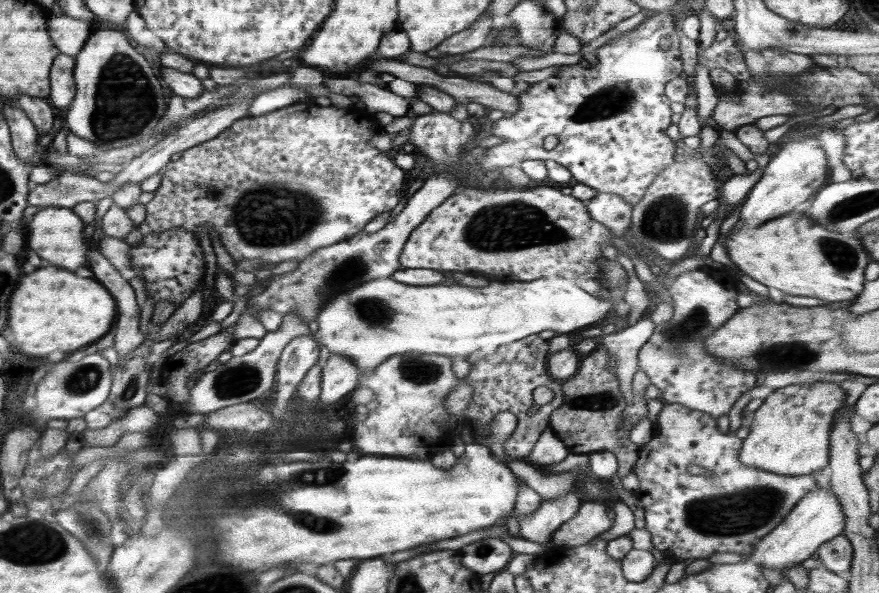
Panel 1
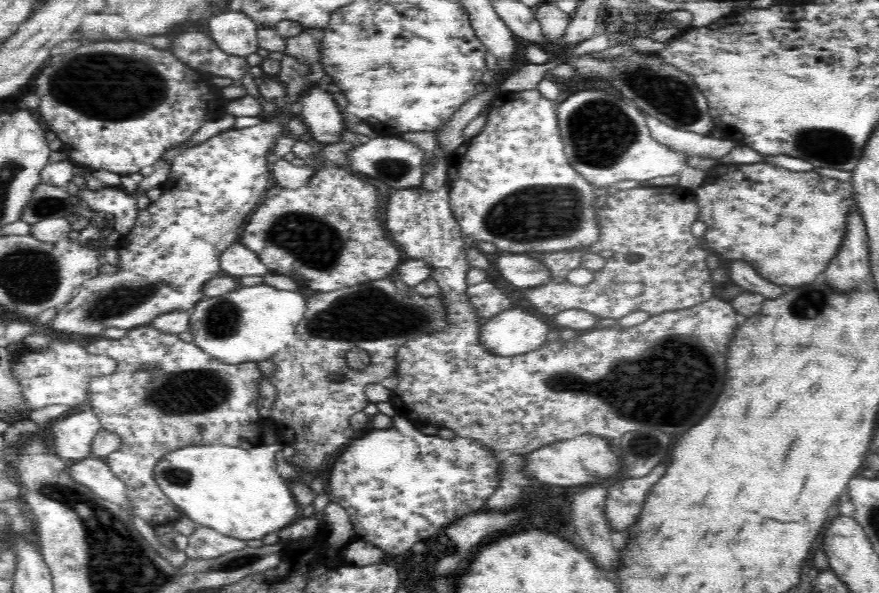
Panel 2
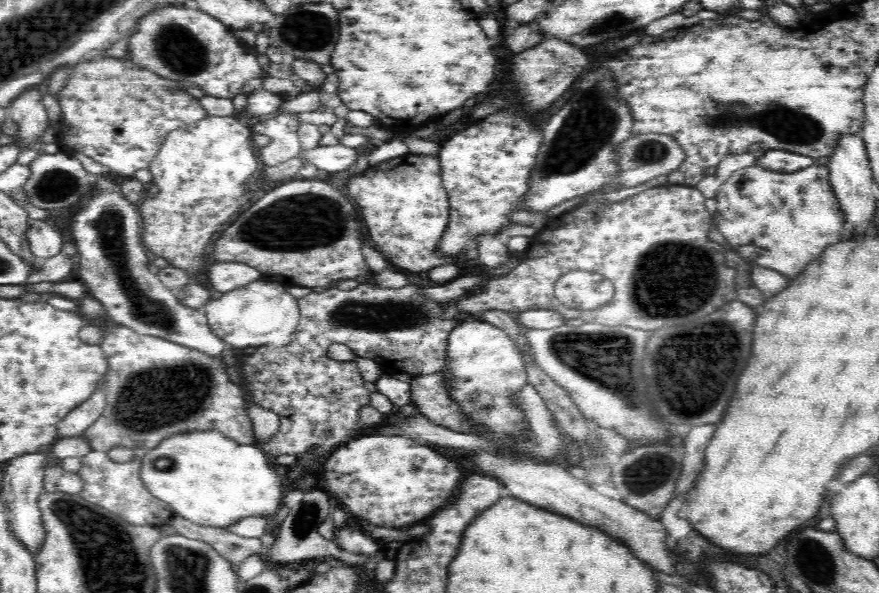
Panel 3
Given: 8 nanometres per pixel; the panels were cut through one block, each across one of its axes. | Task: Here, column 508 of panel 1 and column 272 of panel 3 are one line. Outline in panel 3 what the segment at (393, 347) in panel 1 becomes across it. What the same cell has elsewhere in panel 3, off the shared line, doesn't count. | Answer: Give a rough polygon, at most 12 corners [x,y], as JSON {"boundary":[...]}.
{"boundary":[[257,280],[205,304],[229,348],[280,346],[297,331],[297,301]]}

